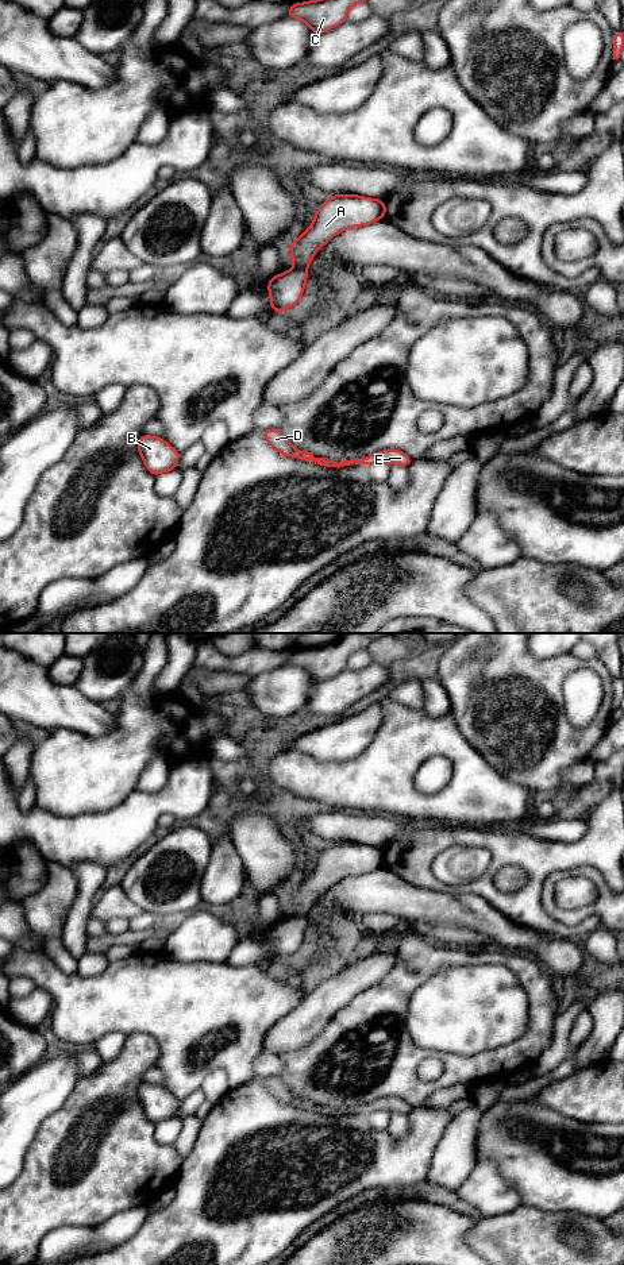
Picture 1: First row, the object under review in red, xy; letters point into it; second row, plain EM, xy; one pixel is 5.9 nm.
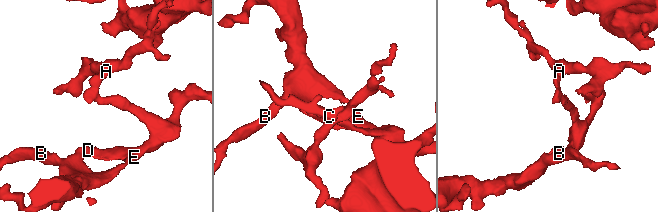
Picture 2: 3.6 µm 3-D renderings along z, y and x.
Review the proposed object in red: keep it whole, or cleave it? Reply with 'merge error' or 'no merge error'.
merge error

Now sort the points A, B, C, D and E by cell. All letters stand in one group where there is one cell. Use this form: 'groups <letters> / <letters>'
groups A / B C D E

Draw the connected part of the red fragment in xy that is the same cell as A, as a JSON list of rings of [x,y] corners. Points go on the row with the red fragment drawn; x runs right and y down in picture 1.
[[[332,194],[315,213],[313,223],[307,231],[289,243],[293,265],[307,269],[316,251],[342,231],[371,224],[386,215],[384,200],[357,196]]]

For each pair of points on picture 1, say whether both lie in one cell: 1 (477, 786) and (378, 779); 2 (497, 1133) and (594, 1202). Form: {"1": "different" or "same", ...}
{"1": "same", "2": "same"}

